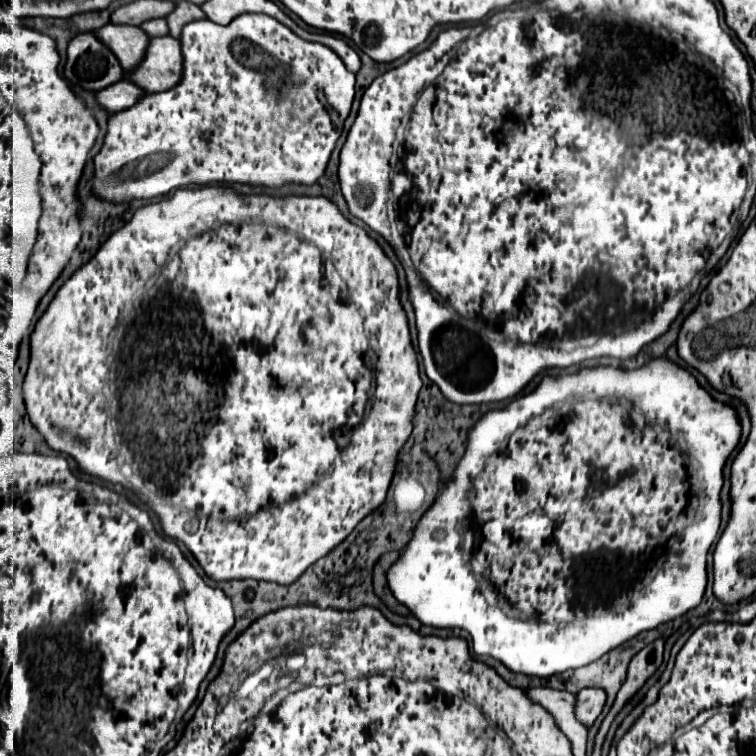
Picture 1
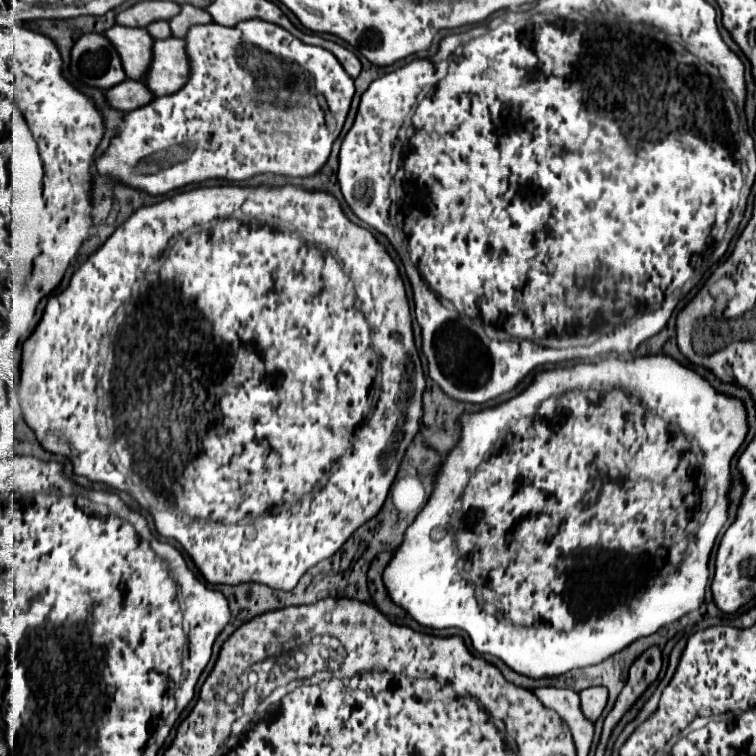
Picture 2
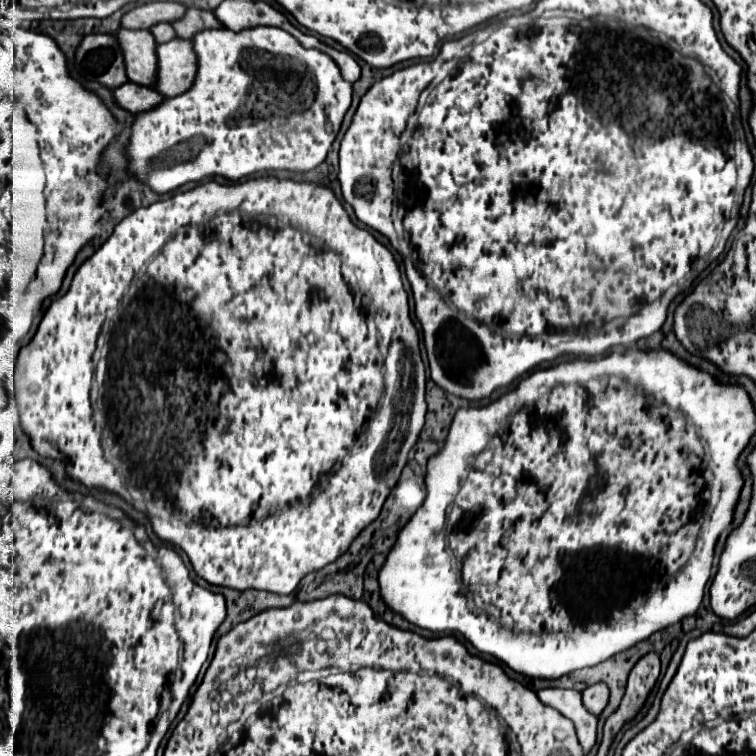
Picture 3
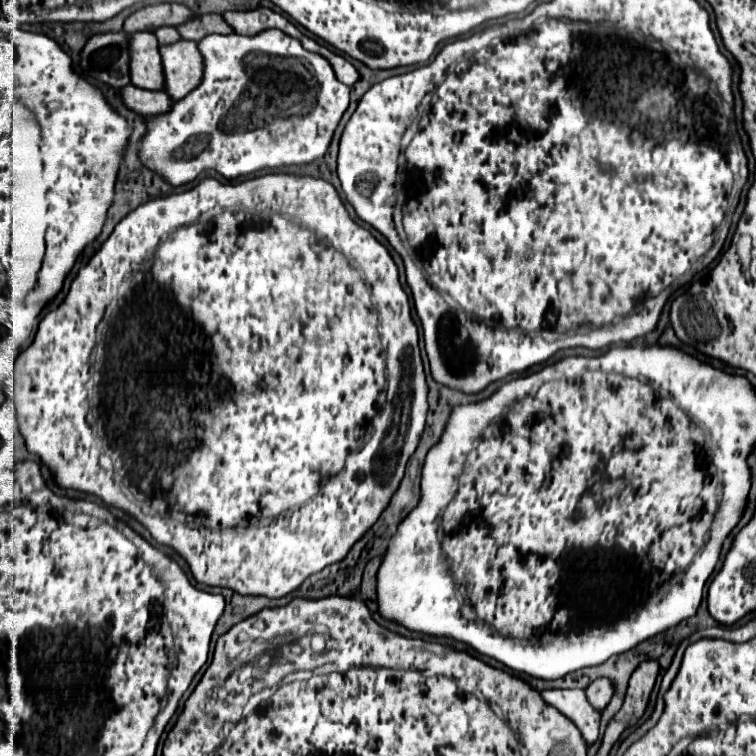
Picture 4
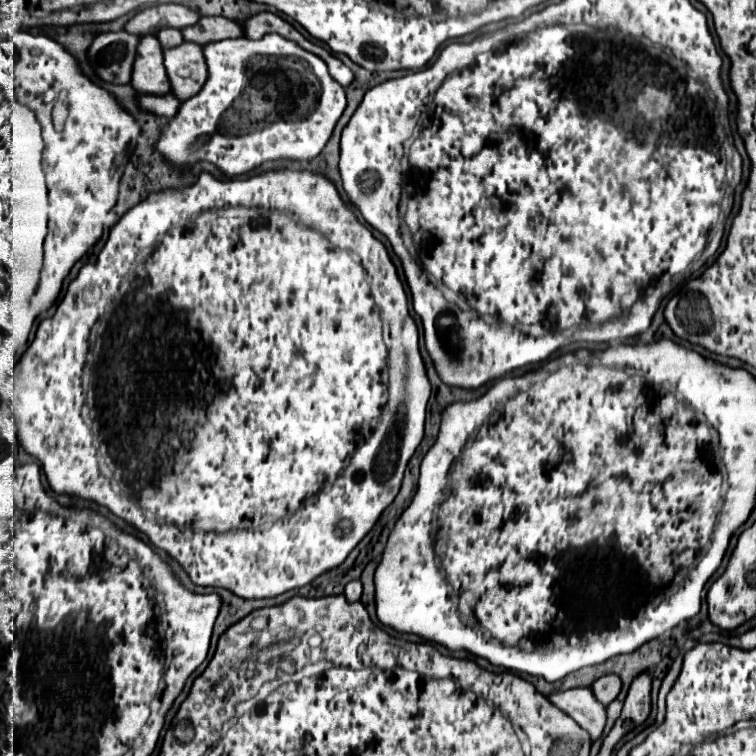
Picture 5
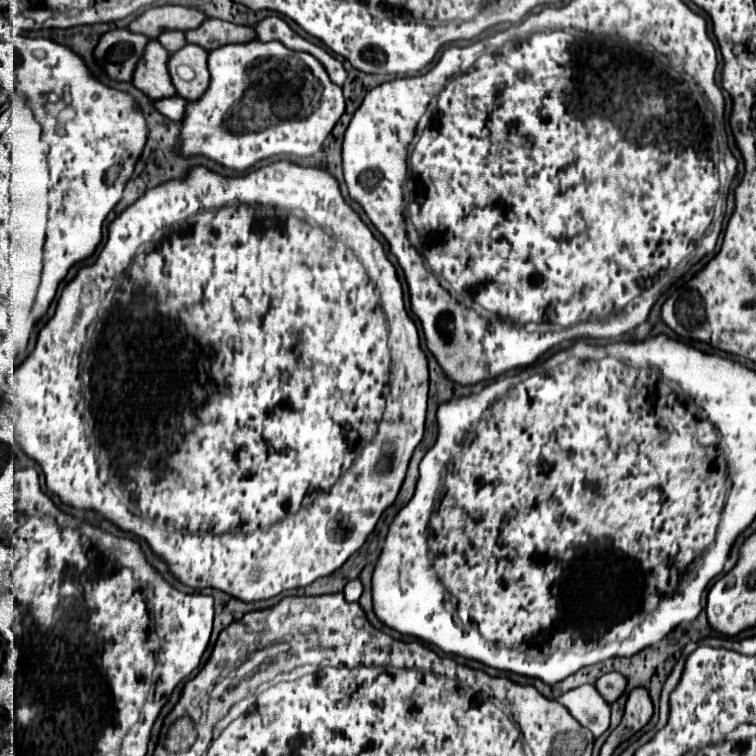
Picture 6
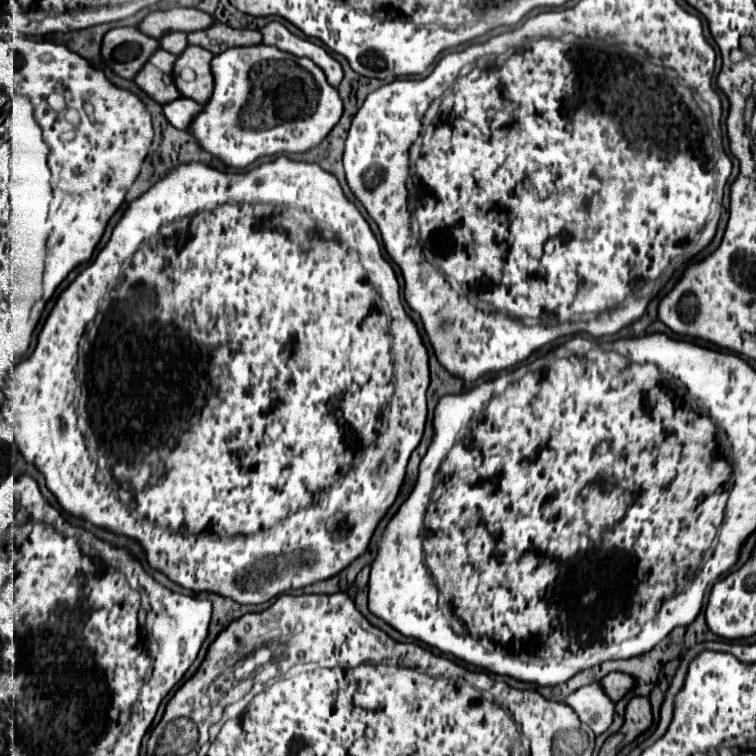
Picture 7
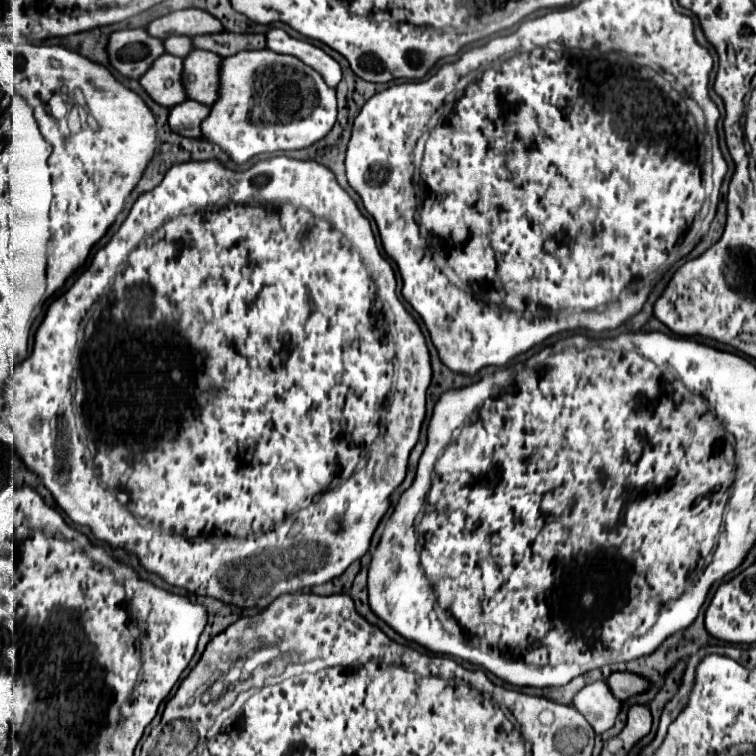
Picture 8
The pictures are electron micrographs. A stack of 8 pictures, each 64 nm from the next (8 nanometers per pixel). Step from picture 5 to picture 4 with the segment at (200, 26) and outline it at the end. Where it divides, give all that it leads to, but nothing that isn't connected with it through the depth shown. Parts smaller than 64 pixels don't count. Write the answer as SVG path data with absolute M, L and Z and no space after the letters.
M202 14L202 16L192 16L190 20L186 20L184 24L176 26L178 34L184 40L200 40L212 32L216 34L228 34L232 32L232 28L224 22L224 18L220 14Z

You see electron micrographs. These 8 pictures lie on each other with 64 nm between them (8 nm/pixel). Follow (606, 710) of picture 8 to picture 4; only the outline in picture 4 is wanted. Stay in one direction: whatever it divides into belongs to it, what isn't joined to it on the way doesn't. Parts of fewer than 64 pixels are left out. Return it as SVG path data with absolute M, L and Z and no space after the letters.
M544 690L542 698L546 704L558 708L578 726L586 746L592 746L596 742L600 712L588 704L584 690Z

